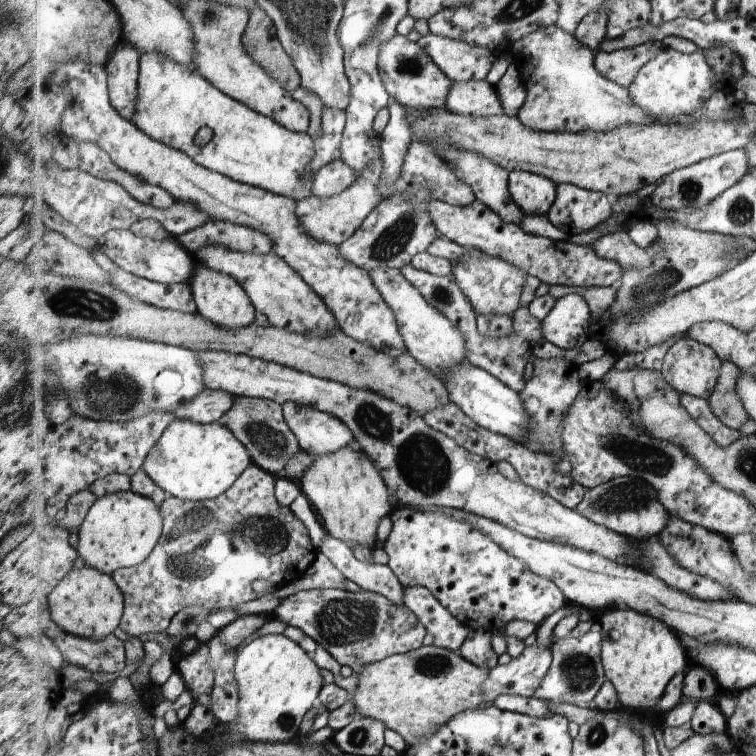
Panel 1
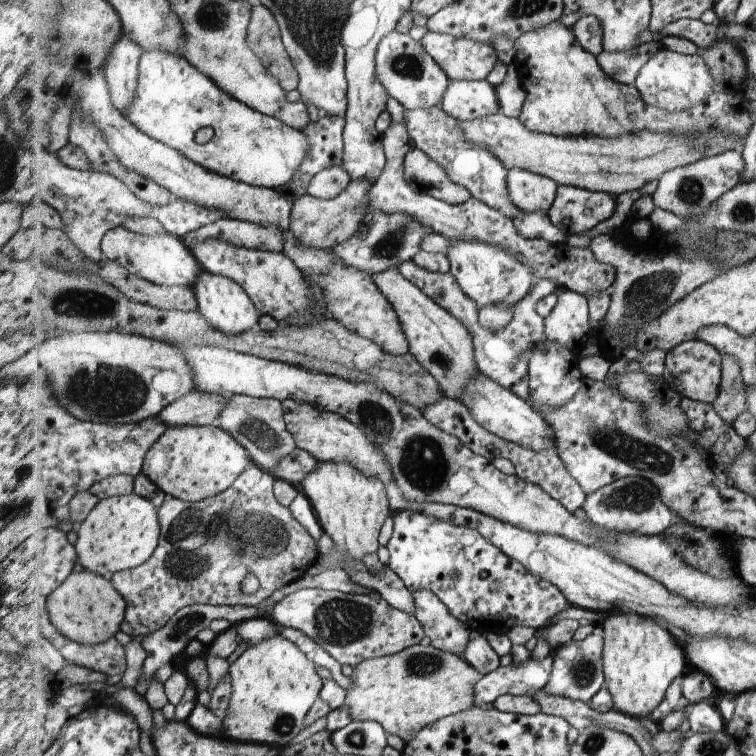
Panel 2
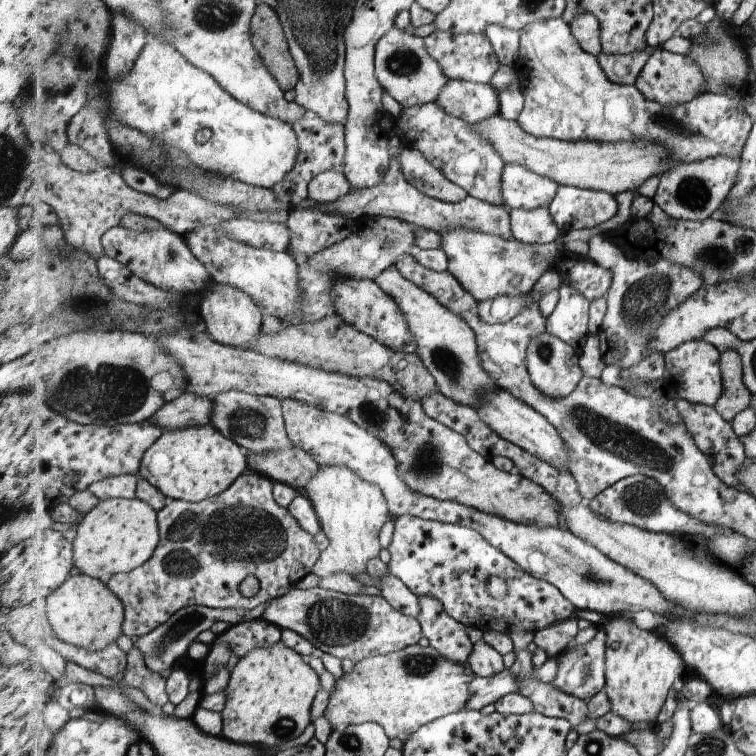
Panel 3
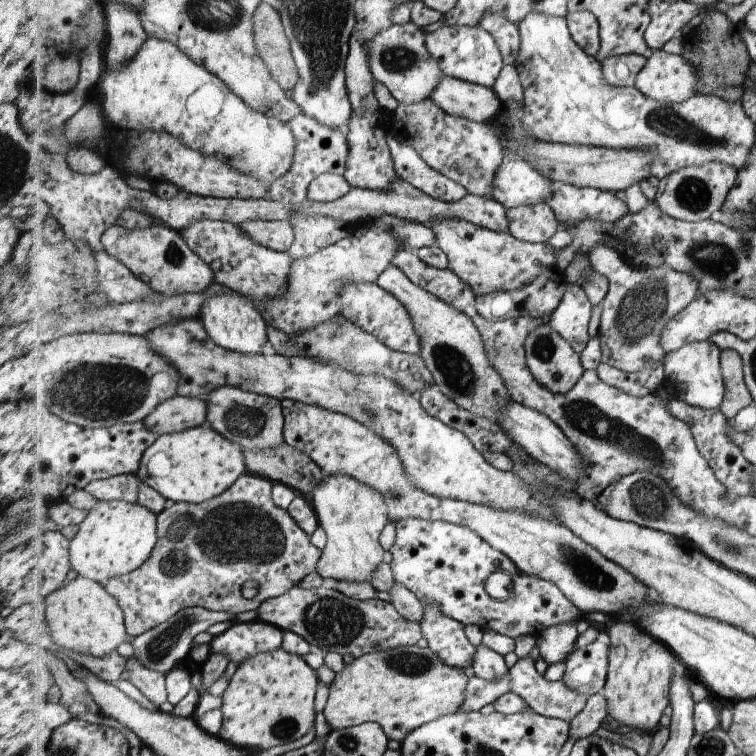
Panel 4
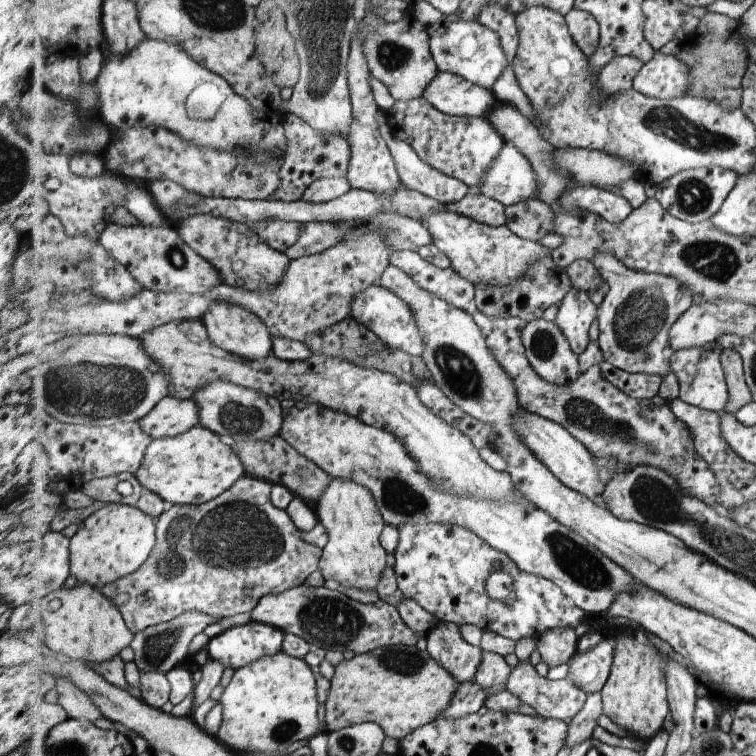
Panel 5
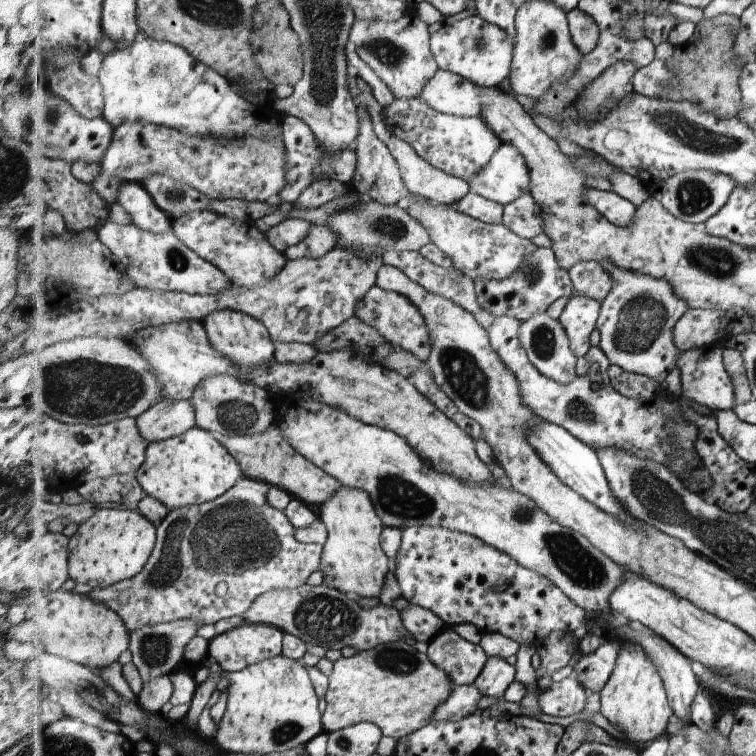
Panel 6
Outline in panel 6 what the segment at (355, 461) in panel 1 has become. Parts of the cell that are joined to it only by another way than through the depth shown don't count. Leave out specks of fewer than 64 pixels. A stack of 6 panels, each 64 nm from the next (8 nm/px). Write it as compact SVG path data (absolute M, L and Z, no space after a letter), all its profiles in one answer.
M342 485L317 512L328 528L321 565L323 582L350 597L378 597L391 570L391 559L382 547L381 537L386 526L376 511L372 496L365 489Z

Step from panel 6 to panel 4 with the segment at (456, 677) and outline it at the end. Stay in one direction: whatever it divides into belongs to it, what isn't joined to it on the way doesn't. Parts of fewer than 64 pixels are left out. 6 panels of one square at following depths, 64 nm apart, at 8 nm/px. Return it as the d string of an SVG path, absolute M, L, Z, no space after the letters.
M427 604L425 618L421 622L428 647L449 666L471 671L477 647L465 636L465 625L449 618L437 604Z

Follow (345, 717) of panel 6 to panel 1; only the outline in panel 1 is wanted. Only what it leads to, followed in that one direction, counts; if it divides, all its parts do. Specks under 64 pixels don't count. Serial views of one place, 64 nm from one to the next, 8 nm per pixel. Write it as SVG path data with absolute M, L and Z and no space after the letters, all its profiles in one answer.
M435 644L368 664L360 672L357 696L352 698L359 714L378 718L397 732L407 746L415 747L432 738L454 716L478 709L486 700L484 685L492 670L475 664L460 651Z

